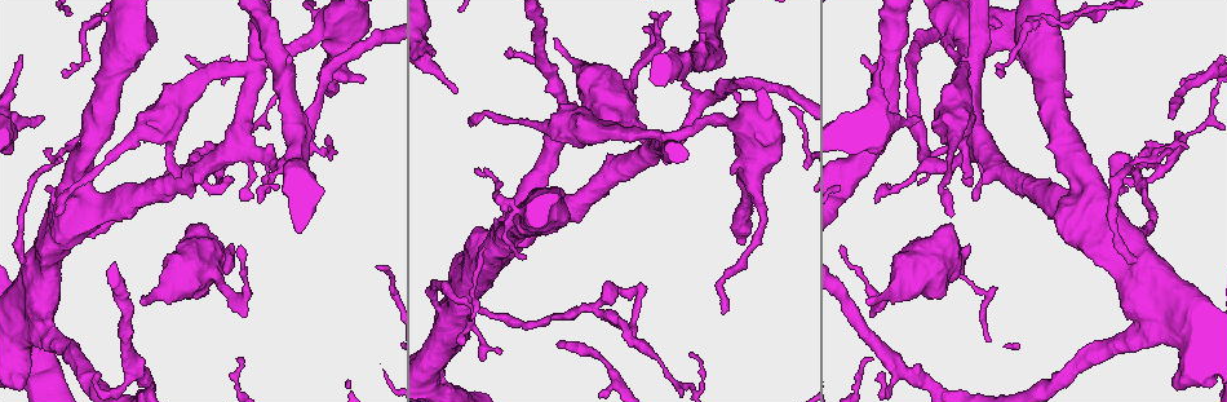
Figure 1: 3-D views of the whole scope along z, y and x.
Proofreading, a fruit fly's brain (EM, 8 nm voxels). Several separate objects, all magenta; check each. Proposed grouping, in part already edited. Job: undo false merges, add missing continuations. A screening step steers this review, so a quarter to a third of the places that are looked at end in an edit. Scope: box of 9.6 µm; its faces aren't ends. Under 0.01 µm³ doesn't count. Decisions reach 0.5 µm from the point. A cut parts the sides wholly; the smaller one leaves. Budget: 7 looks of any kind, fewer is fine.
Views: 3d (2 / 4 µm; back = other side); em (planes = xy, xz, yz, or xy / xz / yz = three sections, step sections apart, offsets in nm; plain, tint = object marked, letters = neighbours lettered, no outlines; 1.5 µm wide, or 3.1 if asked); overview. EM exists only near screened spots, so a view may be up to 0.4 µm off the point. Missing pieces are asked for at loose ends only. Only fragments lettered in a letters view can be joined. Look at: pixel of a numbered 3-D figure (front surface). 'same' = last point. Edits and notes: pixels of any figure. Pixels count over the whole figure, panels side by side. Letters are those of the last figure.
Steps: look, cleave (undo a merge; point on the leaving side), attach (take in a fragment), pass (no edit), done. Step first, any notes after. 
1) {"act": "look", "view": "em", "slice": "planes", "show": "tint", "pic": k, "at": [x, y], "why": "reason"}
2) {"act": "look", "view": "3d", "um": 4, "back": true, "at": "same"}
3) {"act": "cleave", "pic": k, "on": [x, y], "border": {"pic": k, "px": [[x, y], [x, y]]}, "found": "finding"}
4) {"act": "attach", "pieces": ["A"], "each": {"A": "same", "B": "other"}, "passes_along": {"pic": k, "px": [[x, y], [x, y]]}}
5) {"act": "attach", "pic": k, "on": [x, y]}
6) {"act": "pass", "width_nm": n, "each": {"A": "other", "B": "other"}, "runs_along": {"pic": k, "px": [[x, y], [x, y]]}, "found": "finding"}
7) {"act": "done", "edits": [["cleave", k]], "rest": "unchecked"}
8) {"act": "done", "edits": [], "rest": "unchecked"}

{"act": "look", "view": "em", "slice": "planes", "show": "letters", "pic": 1, "at": [672, 47]}

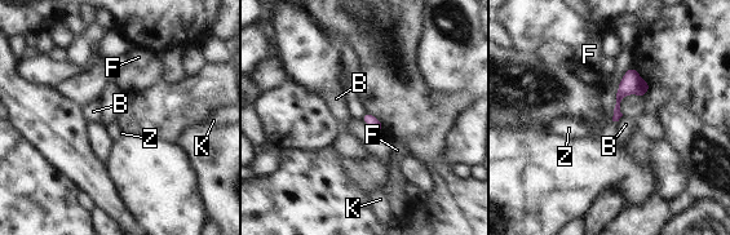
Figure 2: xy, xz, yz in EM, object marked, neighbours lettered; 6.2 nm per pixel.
{"act": "attach", "pieces": ["Z"], "each": {"B": "other", "F": "other", "K": "other", "Z": "same"}, "found": "the neuron continues"}

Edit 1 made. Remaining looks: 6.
{"act": "look", "view": "overview"}

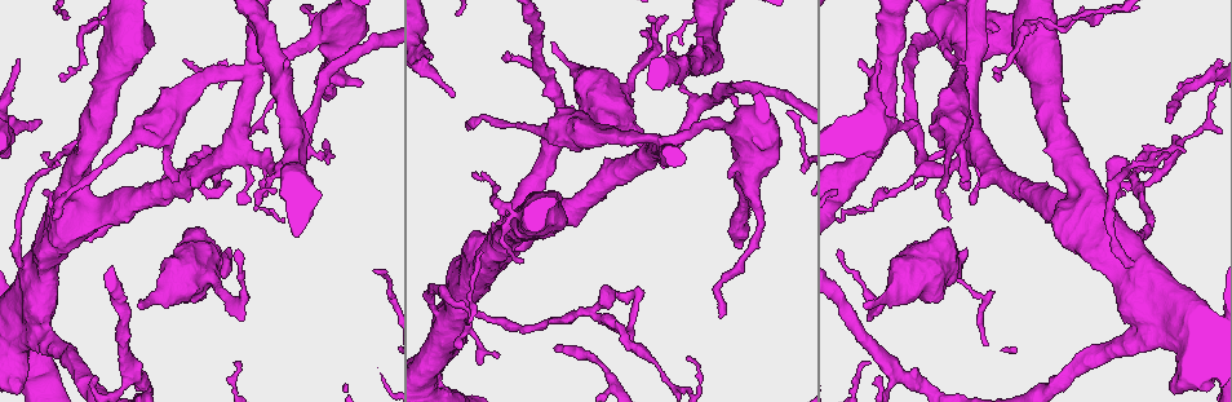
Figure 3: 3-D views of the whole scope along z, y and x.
{"act": "look", "view": "em", "slice": "xy", "step": 4, "show": "tint", "pic": 3, "at": [651, 47], "why": "an open end"}

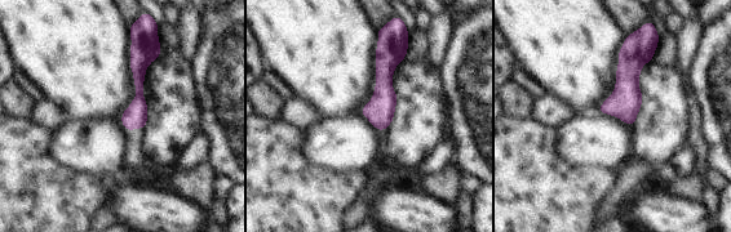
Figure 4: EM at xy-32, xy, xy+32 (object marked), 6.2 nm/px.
{"act": "look", "view": "em", "slice": "xy", "step": 4, "show": "letters", "at": "same", "why": "see the neighbours"}

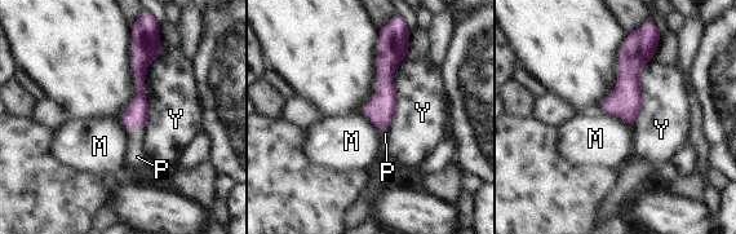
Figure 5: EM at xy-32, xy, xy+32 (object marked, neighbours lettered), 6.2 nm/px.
{"act": "attach", "pieces": ["P"], "width_nm": 150, "each": {"M": "other", "P": "same", "Y": "other"}, "passes_along": {"pic": 5, "px": [[136, 115], [136, 127], [137, 157]]}, "found": "the neuron continues"}

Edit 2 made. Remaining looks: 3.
{"act": "look", "view": "overview"}

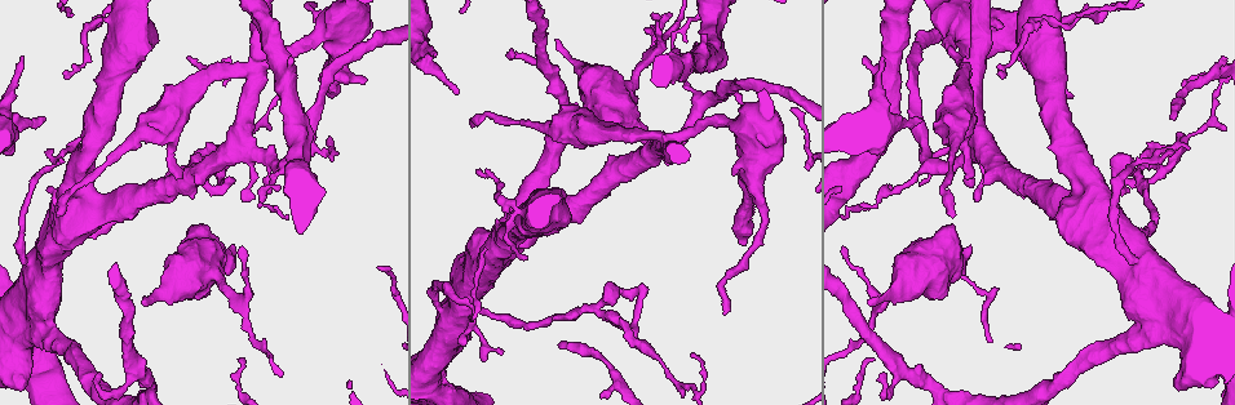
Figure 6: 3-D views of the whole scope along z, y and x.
{"act": "look", "view": "em", "slice": "xy", "step": 4, "show": "letters", "pic": 6, "at": [291, 59], "why": "branch stops here"}

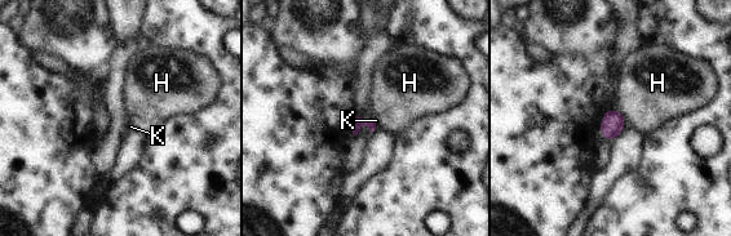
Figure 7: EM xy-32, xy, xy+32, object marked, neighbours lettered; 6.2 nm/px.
{"act": "pass", "each": {"H": "other", "K": "other"}, "found": "none of them fits"}

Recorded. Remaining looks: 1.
{"act": "done", "edits": [["attach", 2], ["attach", 5]], "rest": "unchecked"}

